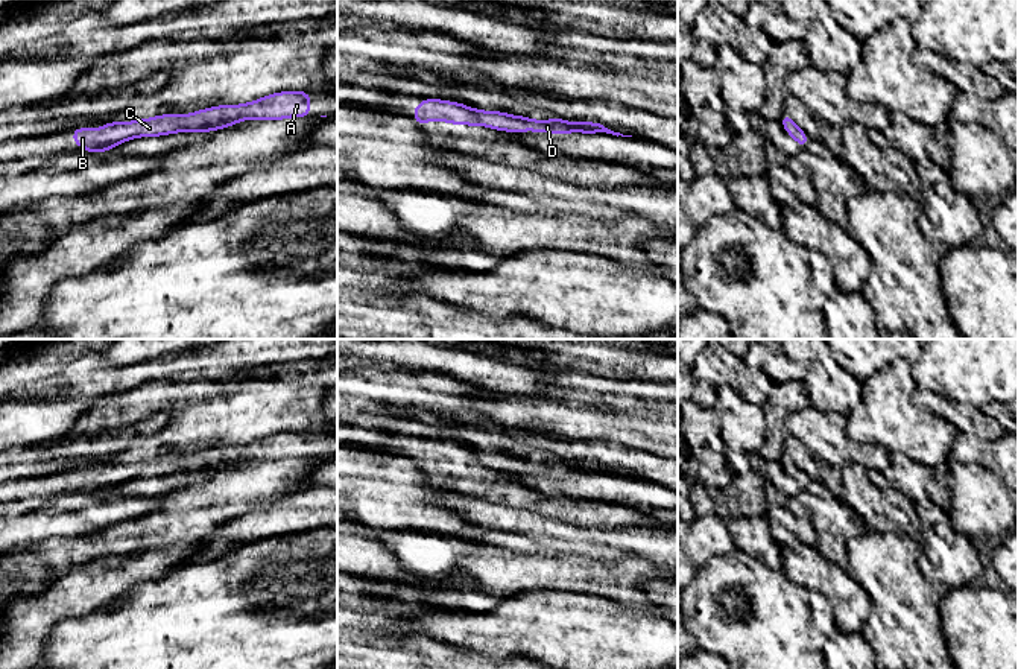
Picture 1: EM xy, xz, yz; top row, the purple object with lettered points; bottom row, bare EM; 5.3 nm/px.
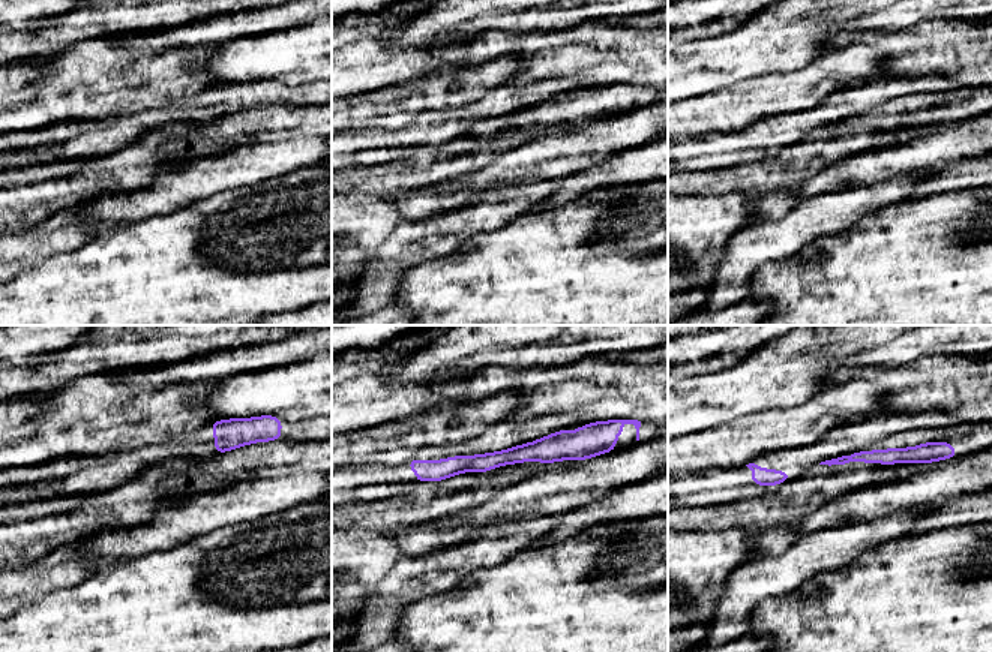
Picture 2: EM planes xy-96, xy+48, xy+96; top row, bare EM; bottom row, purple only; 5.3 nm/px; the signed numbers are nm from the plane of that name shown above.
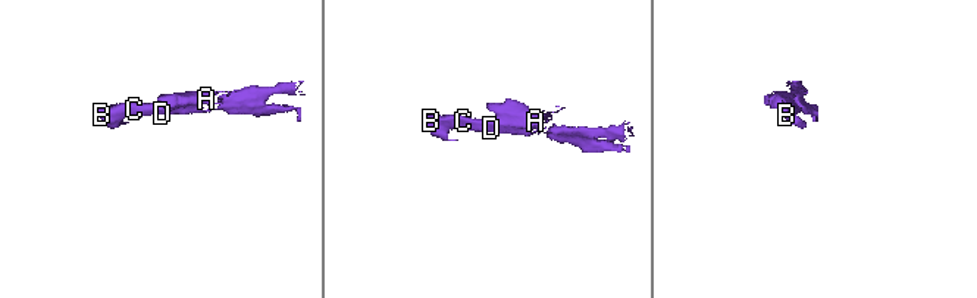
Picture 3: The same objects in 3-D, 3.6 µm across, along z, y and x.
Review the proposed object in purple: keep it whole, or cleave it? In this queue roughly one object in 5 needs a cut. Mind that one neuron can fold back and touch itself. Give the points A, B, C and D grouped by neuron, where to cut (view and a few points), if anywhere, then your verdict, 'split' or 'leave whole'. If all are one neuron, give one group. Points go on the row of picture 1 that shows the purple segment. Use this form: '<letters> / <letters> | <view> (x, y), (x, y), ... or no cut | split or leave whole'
A B C D | no cut | leave whole

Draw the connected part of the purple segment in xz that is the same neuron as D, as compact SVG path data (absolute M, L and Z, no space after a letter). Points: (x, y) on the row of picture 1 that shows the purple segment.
M421 99L421 103L413 108L412 117L421 126L422 123L432 120L448 122L451 125L480 125L497 131L507 131L507 132L523 132L523 131L533 131L533 132L550 132L550 134L571 134L571 132L582 132L582 134L597 134L606 132L612 135L621 137L632 137L623 135L620 132L614 132L596 122L567 122L559 117L553 117L552 120L535 120L521 116L512 116L498 111L482 111L469 108L463 103L439 100L439 99Z

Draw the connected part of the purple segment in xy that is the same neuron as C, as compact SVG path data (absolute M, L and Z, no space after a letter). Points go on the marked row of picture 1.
M281 91L242 105L219 105L191 114L164 114L132 122L109 122L94 129L76 126L73 143L88 154L106 152L117 144L138 138L158 137L175 132L217 131L237 122L281 120L289 117L311 117L308 91Z

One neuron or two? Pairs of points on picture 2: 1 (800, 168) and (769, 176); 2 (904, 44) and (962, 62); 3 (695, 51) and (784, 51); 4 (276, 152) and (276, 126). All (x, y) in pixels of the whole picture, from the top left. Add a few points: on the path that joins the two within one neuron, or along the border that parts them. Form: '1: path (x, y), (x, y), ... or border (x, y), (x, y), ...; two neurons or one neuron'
1: path (793, 168), (776, 171); one neuron
2: path (919, 48), (947, 48); one neuron
3: path (718, 51), (761, 51); one neuron
4: border (291, 134), (282, 141), (248, 143), (242, 146); two neurons

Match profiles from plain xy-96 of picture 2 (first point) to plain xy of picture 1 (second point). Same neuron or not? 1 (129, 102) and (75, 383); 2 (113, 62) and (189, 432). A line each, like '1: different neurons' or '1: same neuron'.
1: different neurons
2: same neuron

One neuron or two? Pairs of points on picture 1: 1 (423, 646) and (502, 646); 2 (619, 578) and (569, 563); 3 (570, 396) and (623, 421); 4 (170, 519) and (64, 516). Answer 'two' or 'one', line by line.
1: two
2: one
3: one
4: two

